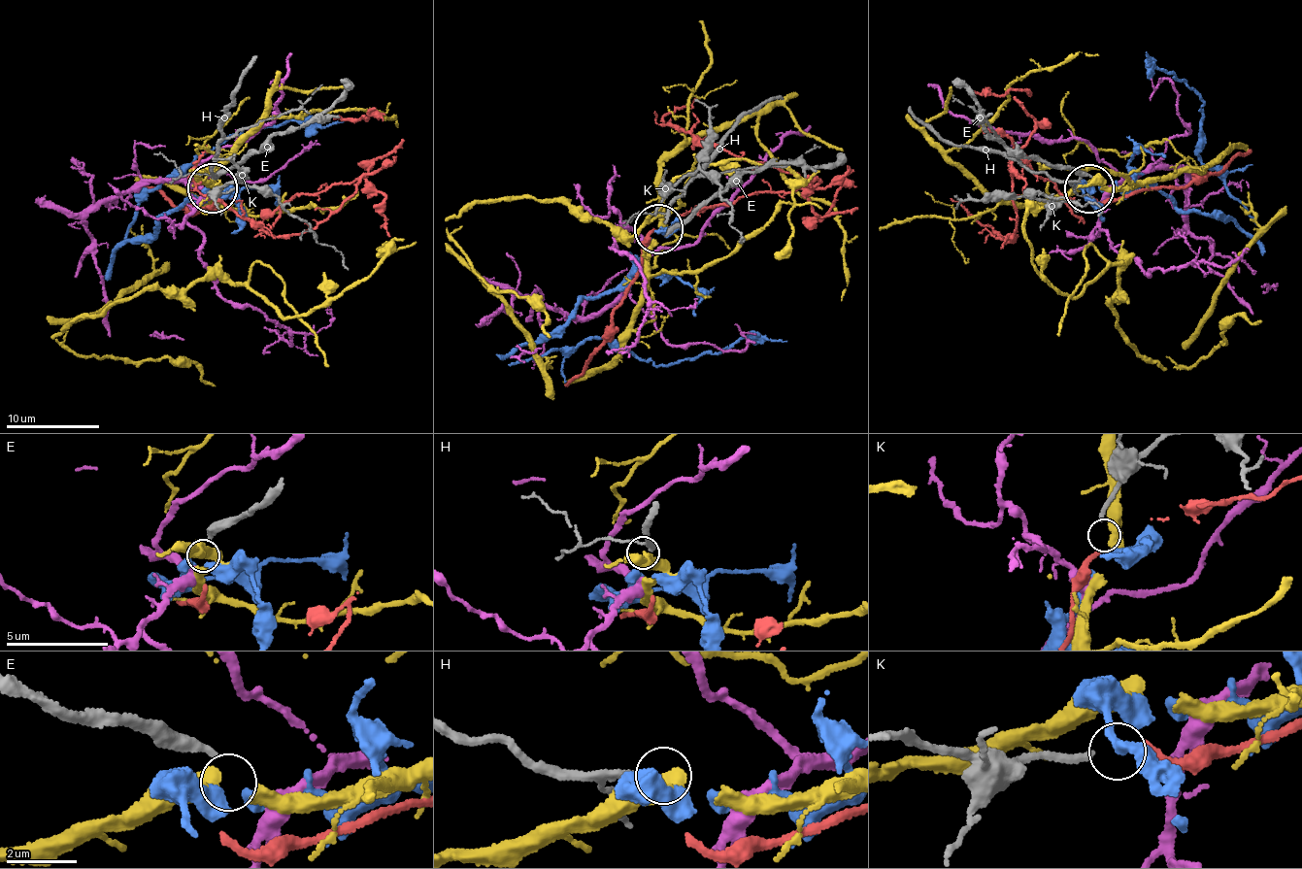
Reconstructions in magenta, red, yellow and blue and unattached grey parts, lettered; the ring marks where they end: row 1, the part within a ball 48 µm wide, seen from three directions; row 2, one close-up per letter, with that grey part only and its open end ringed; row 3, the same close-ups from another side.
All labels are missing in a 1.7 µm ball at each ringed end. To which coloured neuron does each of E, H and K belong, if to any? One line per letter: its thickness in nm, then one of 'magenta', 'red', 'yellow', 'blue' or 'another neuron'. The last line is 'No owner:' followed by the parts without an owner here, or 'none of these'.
E: 320 nm thick; blue
H: 140 nm thick; another neuron
K: 200 nm thick; red
No owner: H

